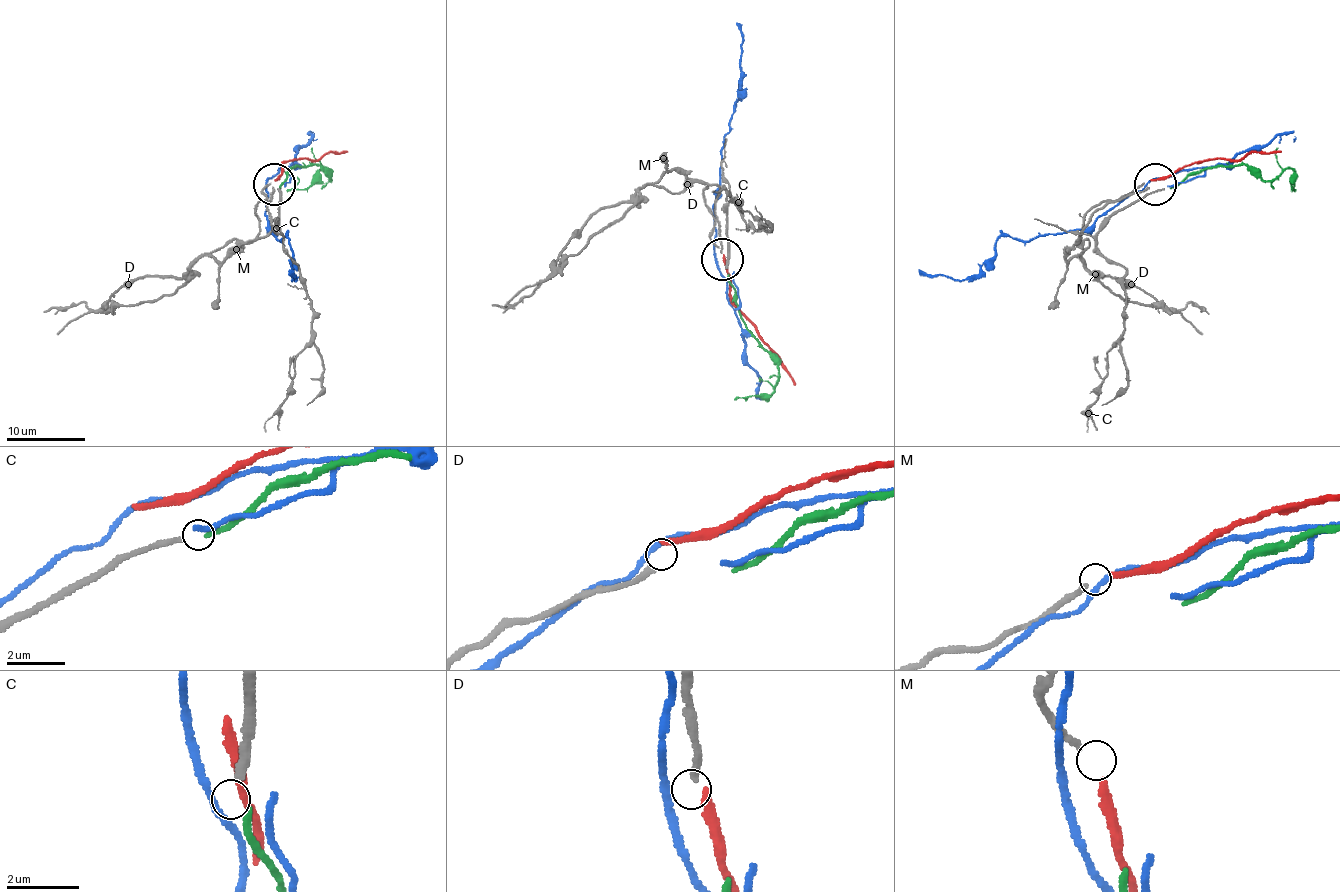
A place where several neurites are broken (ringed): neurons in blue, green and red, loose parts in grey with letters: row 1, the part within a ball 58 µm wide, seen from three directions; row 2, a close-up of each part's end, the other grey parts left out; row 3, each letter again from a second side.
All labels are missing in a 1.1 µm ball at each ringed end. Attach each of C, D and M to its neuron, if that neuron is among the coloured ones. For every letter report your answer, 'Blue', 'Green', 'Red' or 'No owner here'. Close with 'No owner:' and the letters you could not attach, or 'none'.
C: No owner here
D: No owner here
M: Red
No owner: C, D

